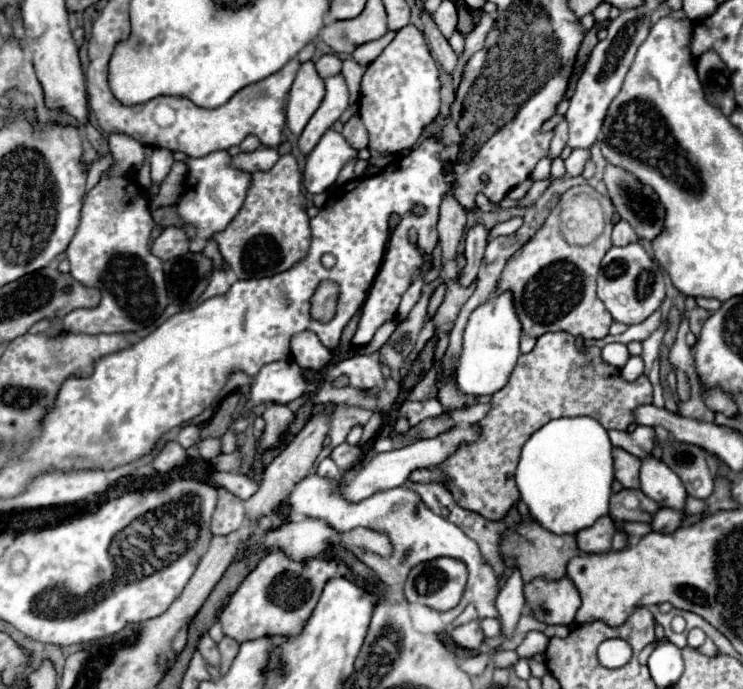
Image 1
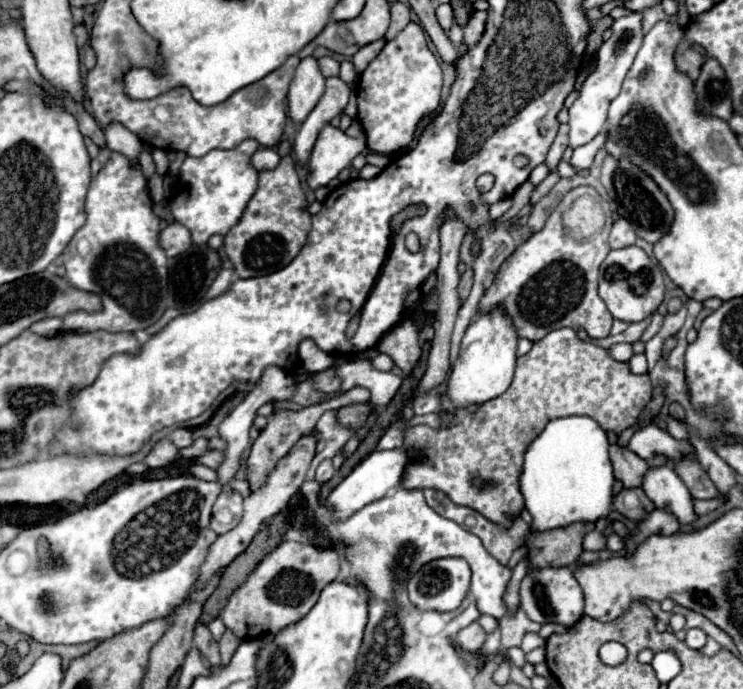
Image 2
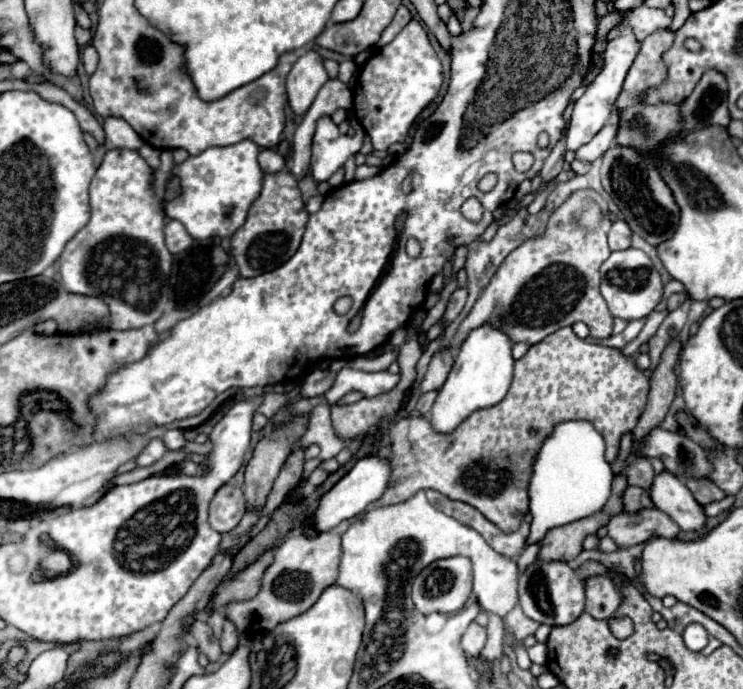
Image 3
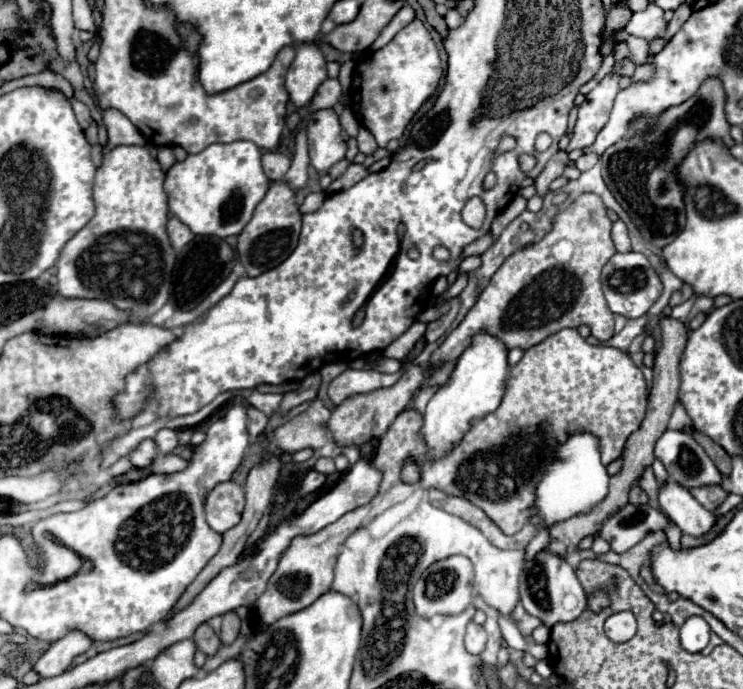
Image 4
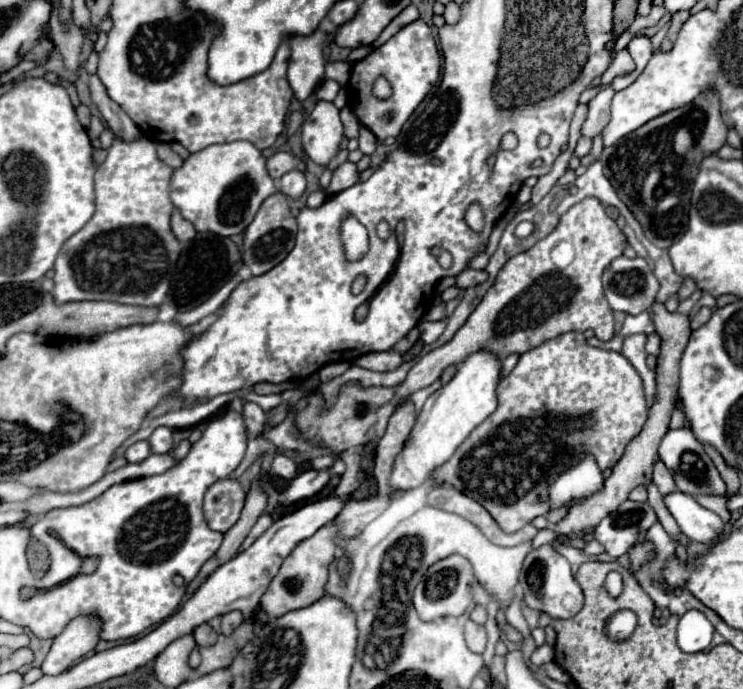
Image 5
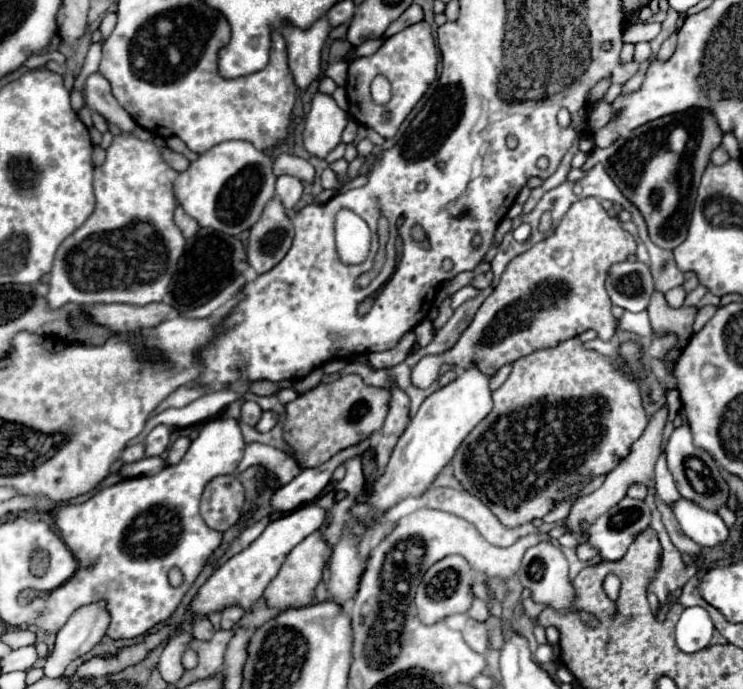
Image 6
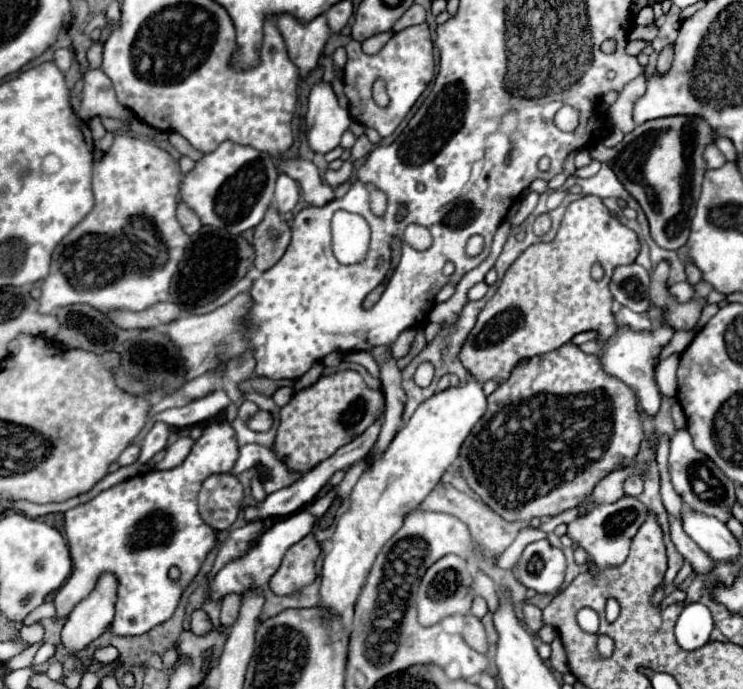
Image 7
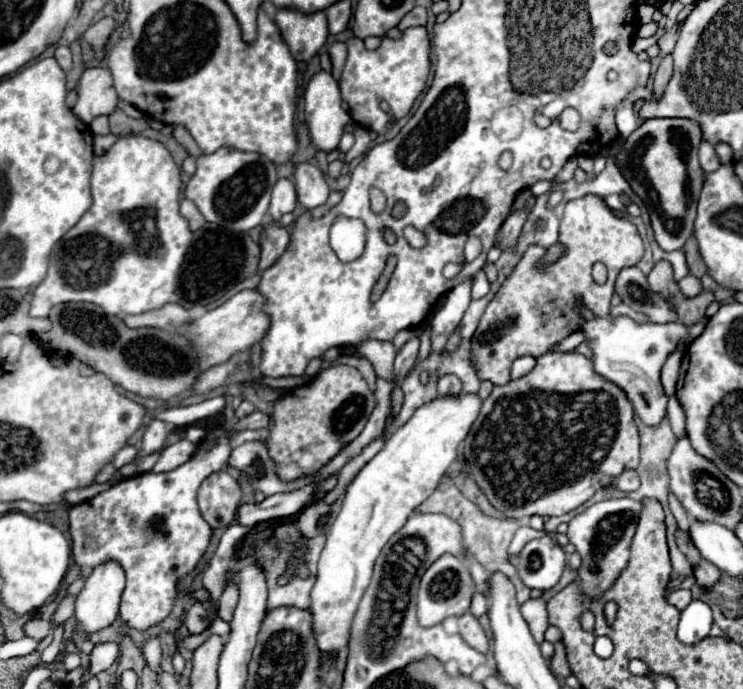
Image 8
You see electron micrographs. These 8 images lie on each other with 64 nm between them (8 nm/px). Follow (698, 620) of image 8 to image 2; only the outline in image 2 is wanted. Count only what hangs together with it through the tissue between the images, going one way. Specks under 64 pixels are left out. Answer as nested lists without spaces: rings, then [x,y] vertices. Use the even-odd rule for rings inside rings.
[[[690,628],[688,632],[686,632],[686,640],[684,640],[692,650],[700,650],[700,648],[704,648],[704,644],[706,644],[706,634],[700,630],[700,628]]]

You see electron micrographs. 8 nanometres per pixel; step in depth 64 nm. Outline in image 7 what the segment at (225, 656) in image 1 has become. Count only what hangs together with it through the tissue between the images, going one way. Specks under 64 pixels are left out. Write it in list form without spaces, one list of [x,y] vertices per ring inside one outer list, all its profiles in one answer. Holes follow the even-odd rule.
[[[228,594],[222,598],[222,614],[220,614],[220,622],[224,626],[230,626],[236,616],[238,616],[238,608],[240,608],[240,596],[238,594]]]

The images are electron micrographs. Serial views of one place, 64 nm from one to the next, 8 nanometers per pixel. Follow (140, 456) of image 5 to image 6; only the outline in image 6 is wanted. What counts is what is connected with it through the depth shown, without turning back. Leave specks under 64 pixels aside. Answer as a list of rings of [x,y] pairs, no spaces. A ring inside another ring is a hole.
[[[132,444],[122,452],[122,462],[124,464],[132,464],[136,460],[140,460],[144,456],[144,446],[142,444]]]

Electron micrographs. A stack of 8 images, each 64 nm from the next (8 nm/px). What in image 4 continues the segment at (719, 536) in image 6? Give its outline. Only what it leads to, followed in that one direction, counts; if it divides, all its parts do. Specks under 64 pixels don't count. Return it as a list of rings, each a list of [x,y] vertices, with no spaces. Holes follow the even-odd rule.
[[[674,482],[660,486],[658,502],[660,508],[668,514],[668,518],[682,530],[682,534],[700,538],[708,534],[718,520],[714,512],[706,510],[702,504],[696,502],[688,488],[680,488]]]

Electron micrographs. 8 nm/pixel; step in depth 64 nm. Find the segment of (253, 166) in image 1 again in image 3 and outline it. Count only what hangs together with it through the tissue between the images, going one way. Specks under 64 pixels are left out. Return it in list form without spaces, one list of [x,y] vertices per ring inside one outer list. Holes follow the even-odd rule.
[[[262,150],[258,156],[258,162],[266,174],[276,174],[276,172],[286,168],[284,156],[280,156],[276,150]]]

